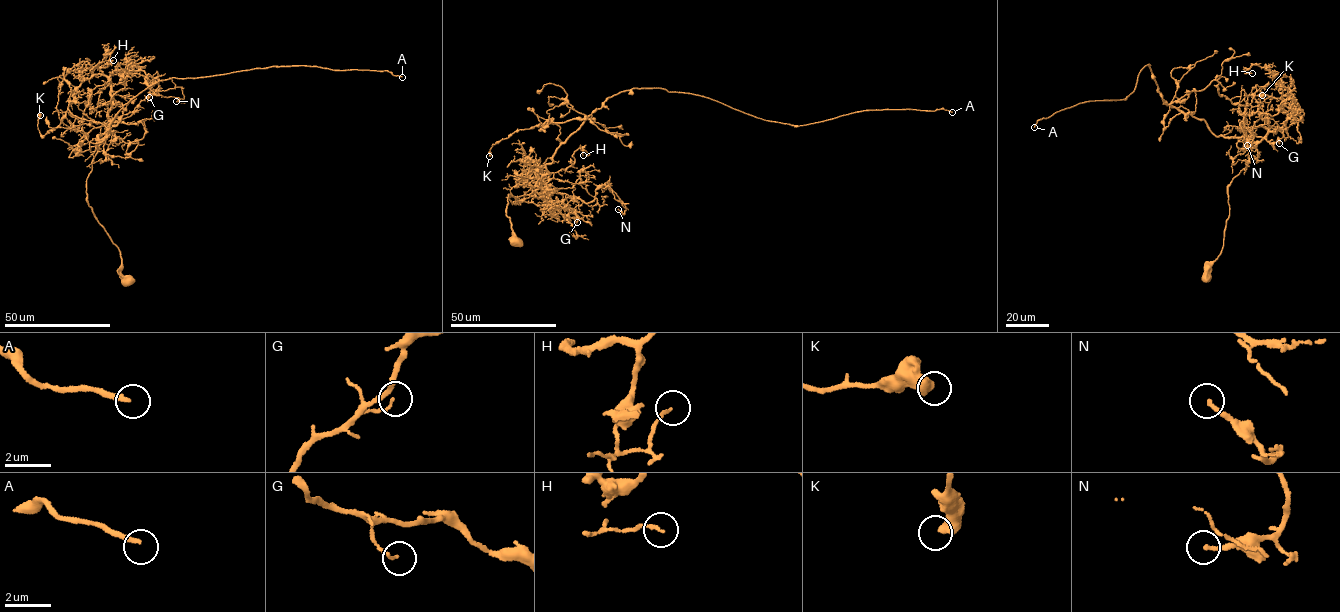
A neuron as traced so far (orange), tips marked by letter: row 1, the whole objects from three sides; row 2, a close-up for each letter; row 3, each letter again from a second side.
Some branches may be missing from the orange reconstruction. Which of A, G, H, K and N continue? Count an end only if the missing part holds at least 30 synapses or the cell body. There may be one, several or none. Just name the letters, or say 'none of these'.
A

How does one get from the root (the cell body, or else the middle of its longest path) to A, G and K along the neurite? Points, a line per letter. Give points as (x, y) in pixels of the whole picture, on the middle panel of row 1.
A: (515, 243), (509, 194), (538, 188), (559, 146), (632, 88), (798, 126), (866, 110), (952, 112)
G: (515, 243), (512, 242), (515, 236), (506, 213), (509, 194), (517, 198), (533, 191), (577, 222)
K: (515, 243), (509, 194), (538, 188), (556, 150), (592, 116), (517, 130), (492, 144), (489, 156)

